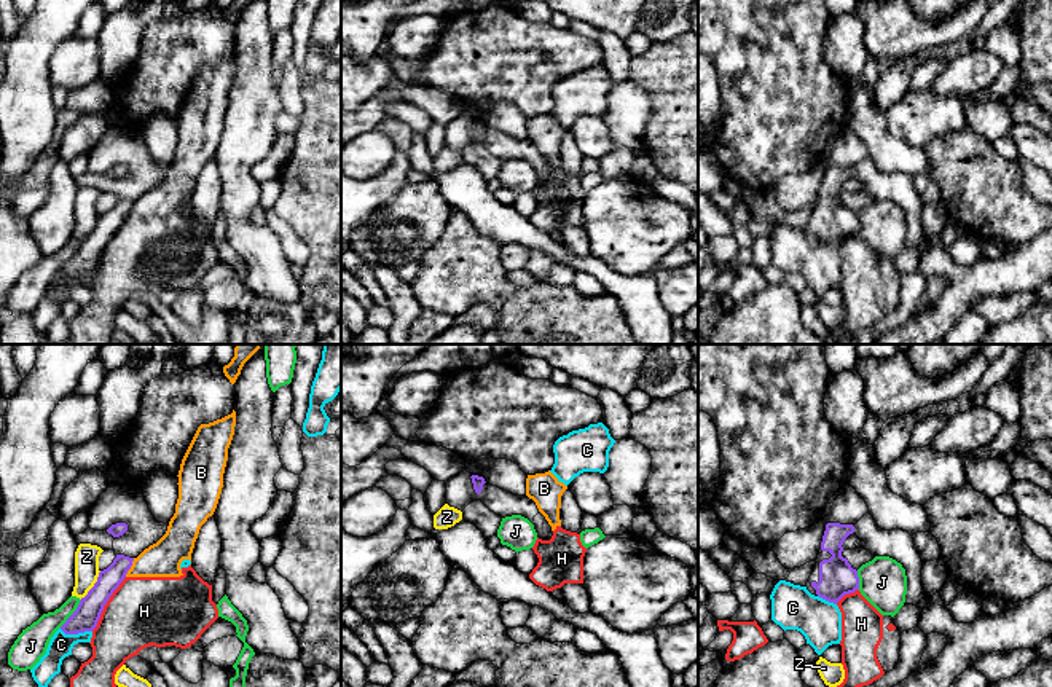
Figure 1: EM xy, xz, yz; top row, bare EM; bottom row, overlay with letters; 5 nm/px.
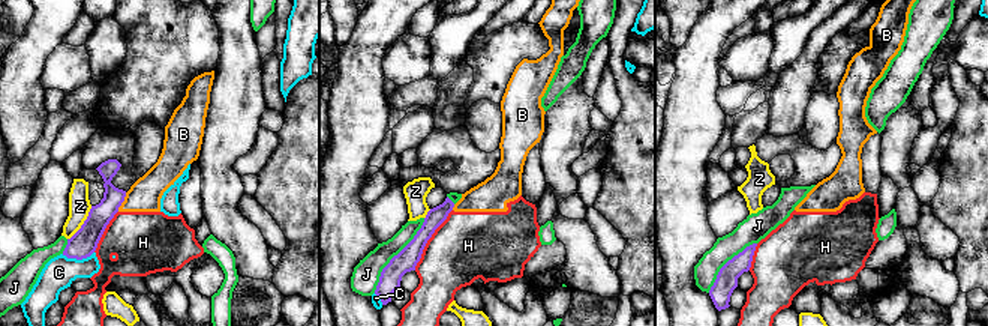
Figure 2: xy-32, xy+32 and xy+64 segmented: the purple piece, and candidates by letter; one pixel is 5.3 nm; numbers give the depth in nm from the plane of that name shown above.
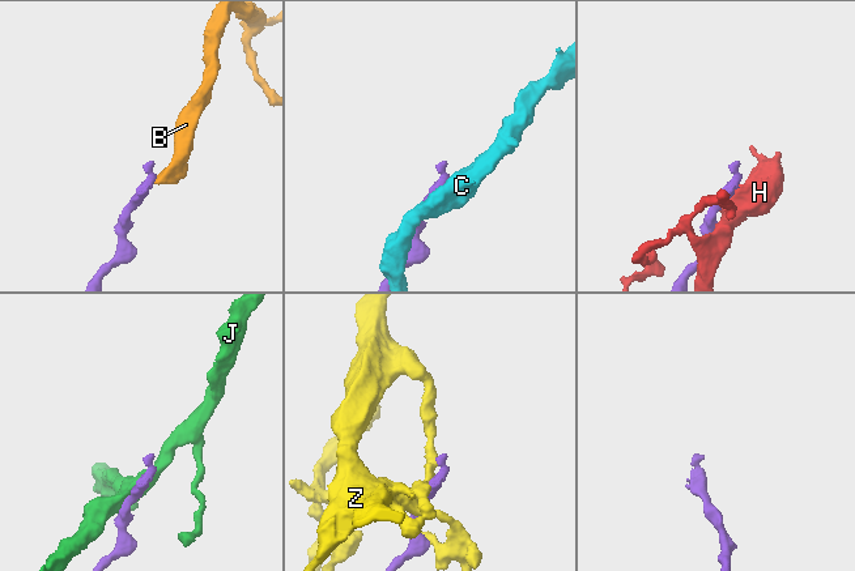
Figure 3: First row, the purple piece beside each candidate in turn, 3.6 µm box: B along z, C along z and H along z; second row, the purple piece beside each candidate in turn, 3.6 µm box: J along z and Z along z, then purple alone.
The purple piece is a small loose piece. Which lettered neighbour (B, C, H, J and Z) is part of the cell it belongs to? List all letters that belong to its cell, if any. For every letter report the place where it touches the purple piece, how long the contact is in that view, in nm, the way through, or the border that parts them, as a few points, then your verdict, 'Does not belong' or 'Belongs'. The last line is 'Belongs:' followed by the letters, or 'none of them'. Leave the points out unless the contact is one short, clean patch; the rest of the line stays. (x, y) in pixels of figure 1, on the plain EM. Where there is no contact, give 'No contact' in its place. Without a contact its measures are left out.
B: Touches purple at xy (129, 211). Shared border 110 nm. Boundary: xy (134, 201), (125, 219). Does not belong
C: Touches purple at xy (75, 276). Shared border 170 nm. Does not belong
H: Touches purple at xy (105, 246). Shared border 320 nm. Boundary: xy (125, 219), (91, 273). Does not belong
J: Touches purple at xy (72, 257). Shared border 180 nm. Does not belong
Z: Touches purple at xy (94, 228). Shared border 180 nm. Does not belong
Belongs: none of them

